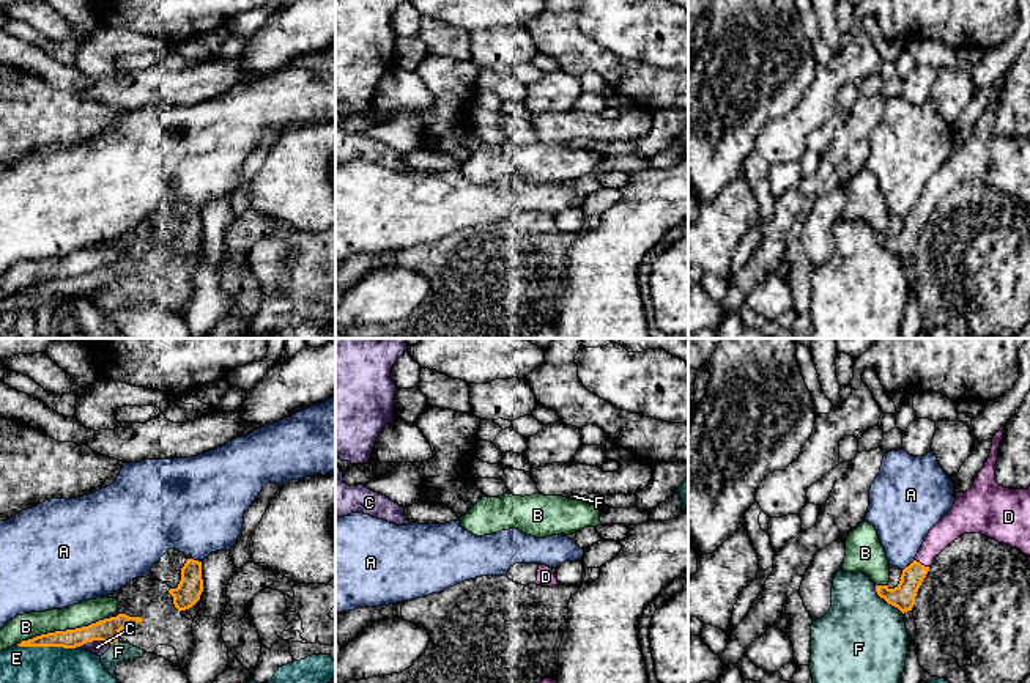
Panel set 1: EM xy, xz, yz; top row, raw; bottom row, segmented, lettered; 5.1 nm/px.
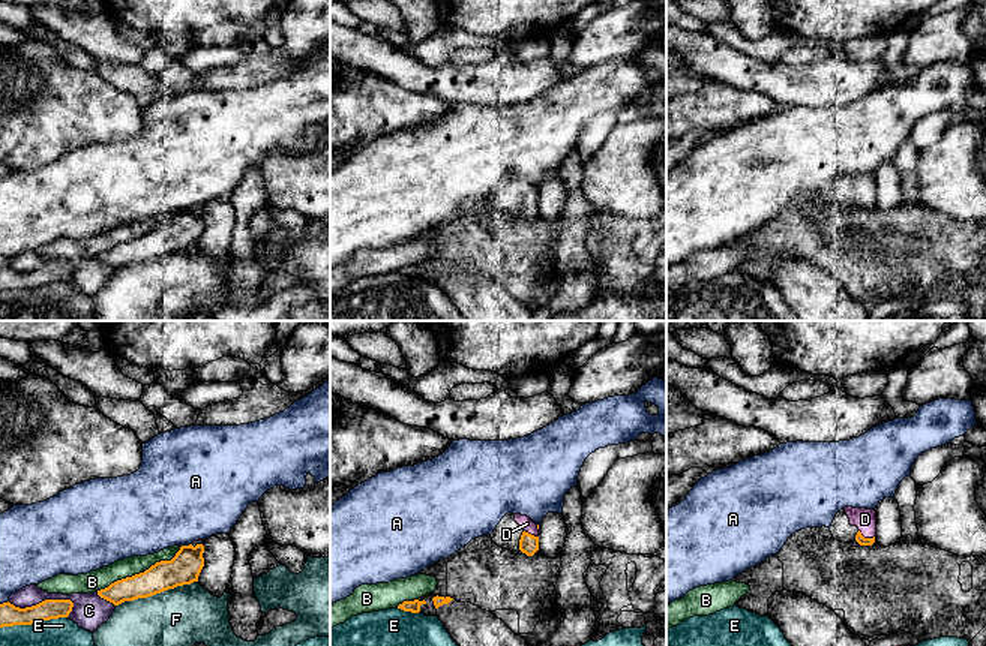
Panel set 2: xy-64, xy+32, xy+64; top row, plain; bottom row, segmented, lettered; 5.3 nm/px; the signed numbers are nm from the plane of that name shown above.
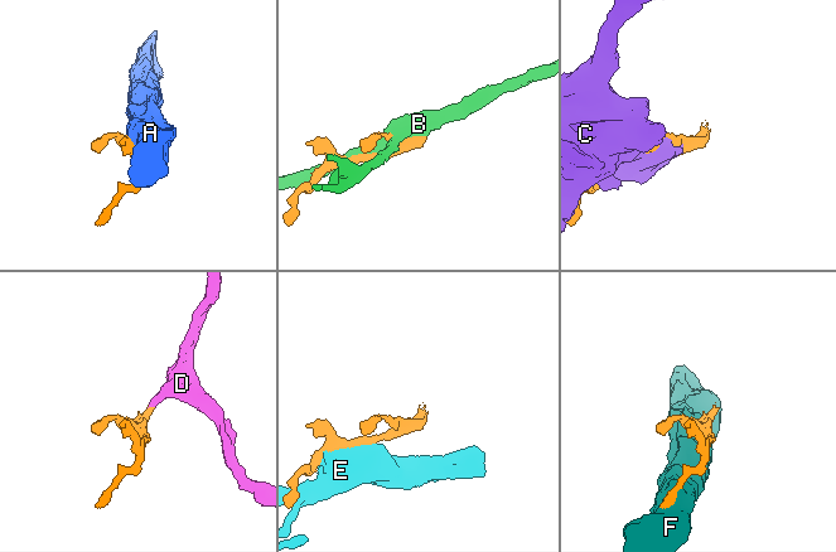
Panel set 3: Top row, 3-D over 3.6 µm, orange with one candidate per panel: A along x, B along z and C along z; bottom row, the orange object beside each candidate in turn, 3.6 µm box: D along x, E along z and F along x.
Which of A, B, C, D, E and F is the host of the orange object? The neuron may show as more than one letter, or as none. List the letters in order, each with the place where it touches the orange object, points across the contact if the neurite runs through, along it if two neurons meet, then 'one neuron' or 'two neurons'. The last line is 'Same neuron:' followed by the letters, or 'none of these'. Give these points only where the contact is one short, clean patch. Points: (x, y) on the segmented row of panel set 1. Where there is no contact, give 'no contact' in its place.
A: contact yz (909, 565); two neurons
B: contact xy (60, 631); two neurons
C: contact xy (93, 639); two neurons
D: contact yz (920, 564); way yz (903, 597), (920, 564), (931, 546), (952, 526); one neuron
E: contact xy (49, 646); two neurons
F: contact yz (887, 601); two neurons
Same neuron: D

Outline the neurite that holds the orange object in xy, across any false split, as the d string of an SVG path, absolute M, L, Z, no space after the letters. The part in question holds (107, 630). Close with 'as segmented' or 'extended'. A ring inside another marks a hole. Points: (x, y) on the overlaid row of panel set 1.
M118 614L117 617L104 618L88 626L41 634L33 639L22 641L17 645L76 648L93 641L113 644L118 641L121 629L135 626L142 620L142 617L129 617L126 614Z | as segmented

